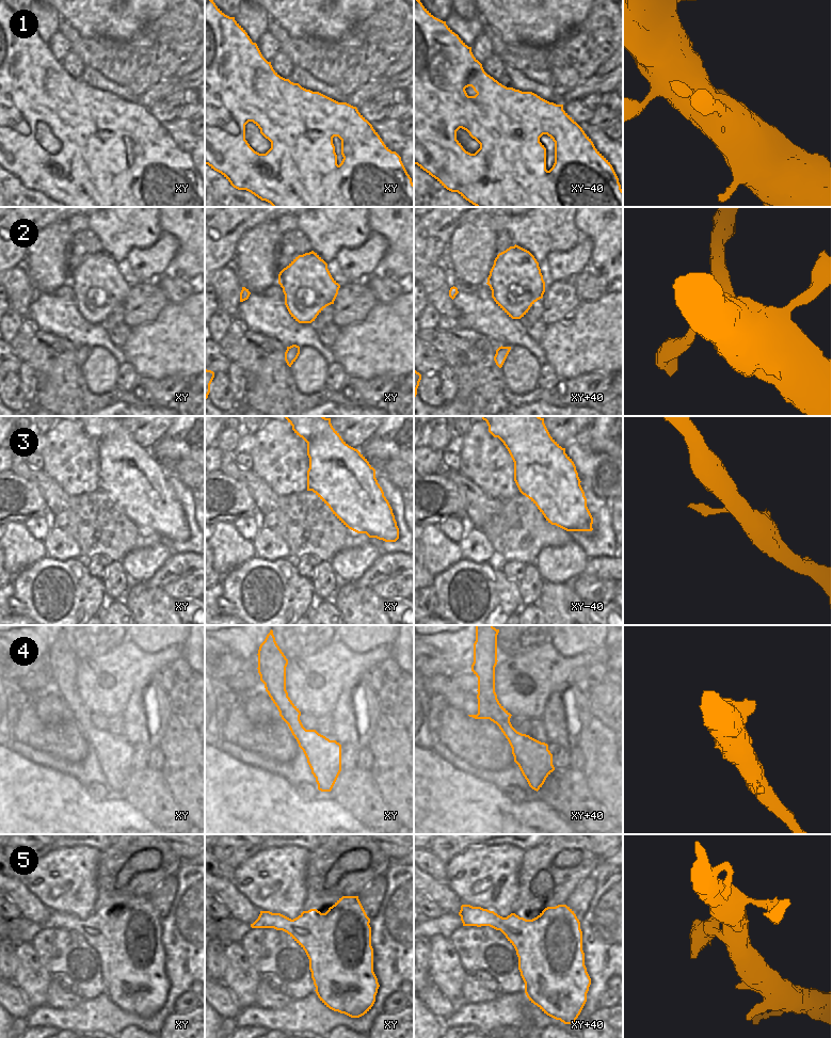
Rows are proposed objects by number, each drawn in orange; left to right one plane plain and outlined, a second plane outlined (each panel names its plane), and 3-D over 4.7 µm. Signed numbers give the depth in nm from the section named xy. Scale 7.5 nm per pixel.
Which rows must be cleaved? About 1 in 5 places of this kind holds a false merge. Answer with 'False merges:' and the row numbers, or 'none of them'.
False merges: none of them

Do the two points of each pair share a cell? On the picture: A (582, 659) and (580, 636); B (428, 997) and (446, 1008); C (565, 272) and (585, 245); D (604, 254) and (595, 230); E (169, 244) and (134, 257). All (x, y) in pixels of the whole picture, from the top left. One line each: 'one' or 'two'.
A: two
B: one
C: one
D: one
E: one

